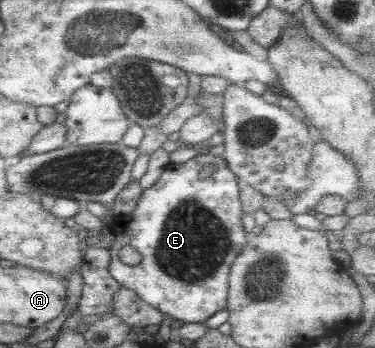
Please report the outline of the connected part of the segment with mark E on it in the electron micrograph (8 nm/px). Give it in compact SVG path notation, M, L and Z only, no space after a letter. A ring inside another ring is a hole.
M206 154L170 165L150 188L142 189L132 212L114 217L109 223L114 235L114 242L108 248L110 276L120 287L133 290L163 315L168 314L170 318L186 324L204 323L214 312L225 308L228 269L246 242L247 233L242 230L240 222L239 187L234 174L226 169L224 163L222 157ZM206 165L213 165L215 171L208 178L199 179L198 174ZM125 245L138 252L138 264L129 266L117 258L118 251Z

